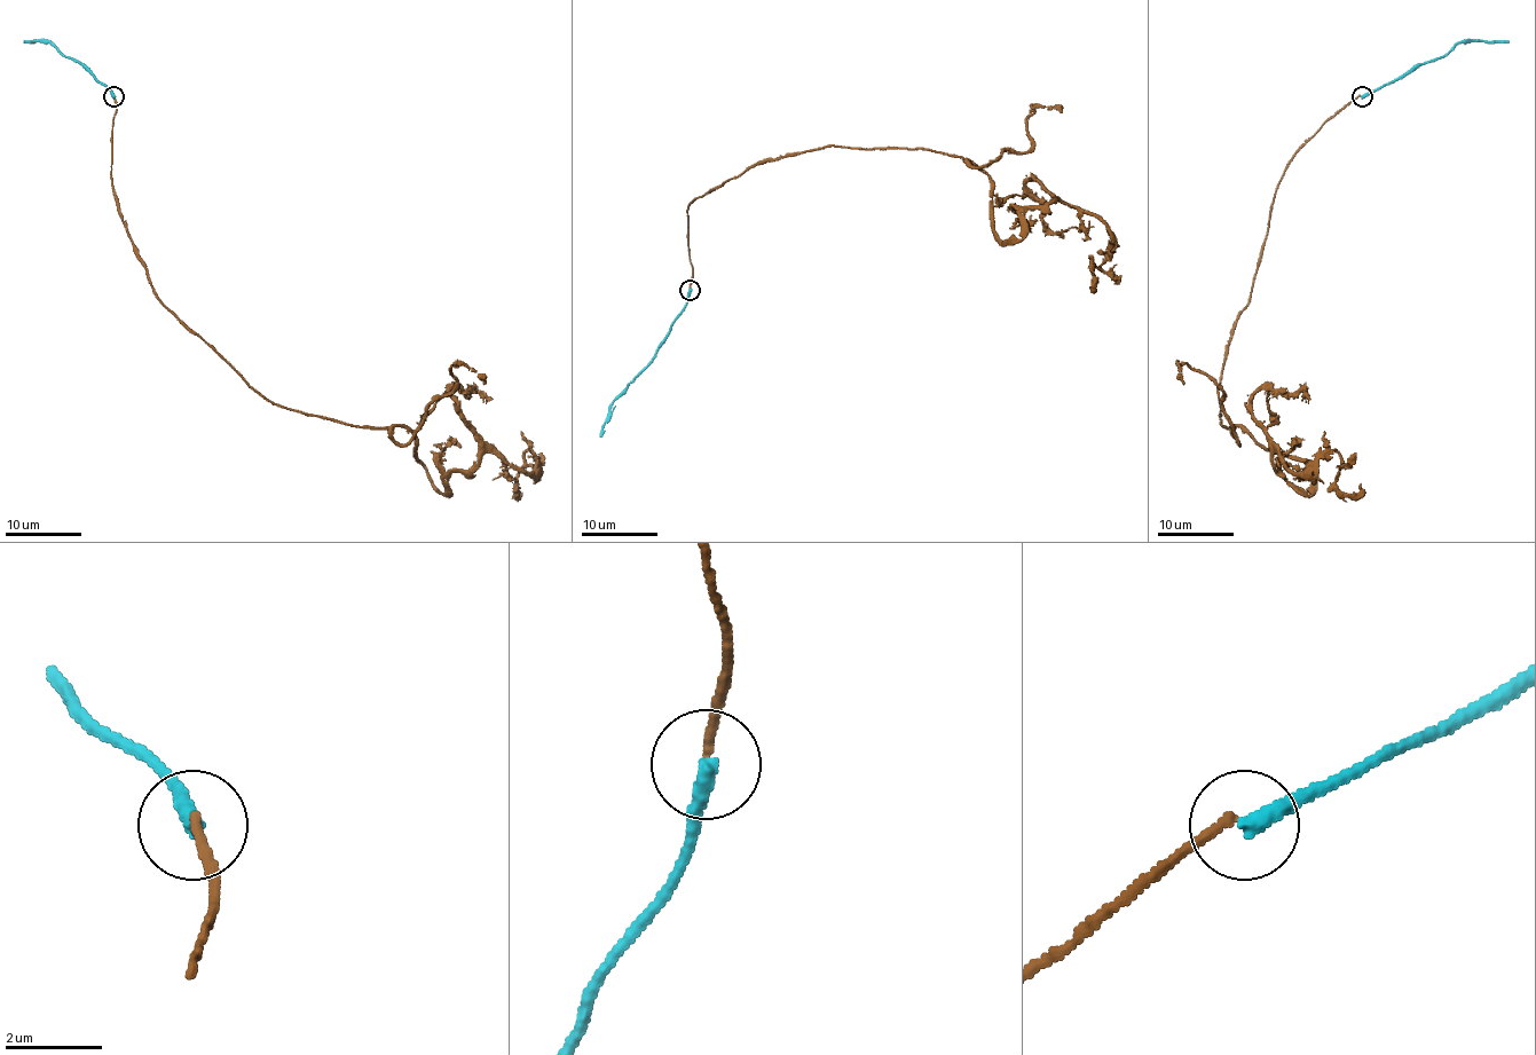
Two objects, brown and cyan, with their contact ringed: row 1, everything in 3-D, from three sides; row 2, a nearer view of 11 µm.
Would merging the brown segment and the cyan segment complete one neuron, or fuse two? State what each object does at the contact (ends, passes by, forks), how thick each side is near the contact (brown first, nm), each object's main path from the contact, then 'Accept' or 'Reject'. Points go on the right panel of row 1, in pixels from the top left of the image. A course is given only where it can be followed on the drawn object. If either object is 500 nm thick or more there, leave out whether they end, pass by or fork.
At the ring brown ends. At the ring cyan ends. Thickness 180 nm (brown) against 360 nm. Course of brown: (1361, 96), (1280, 183), (1218, 390), (1222, 425), (1314, 470), (1300, 494), (1275, 453), (1361, 482). Course of cyan: (1361, 96), (1441, 57), (1456, 42), (1507, 42). Reject

